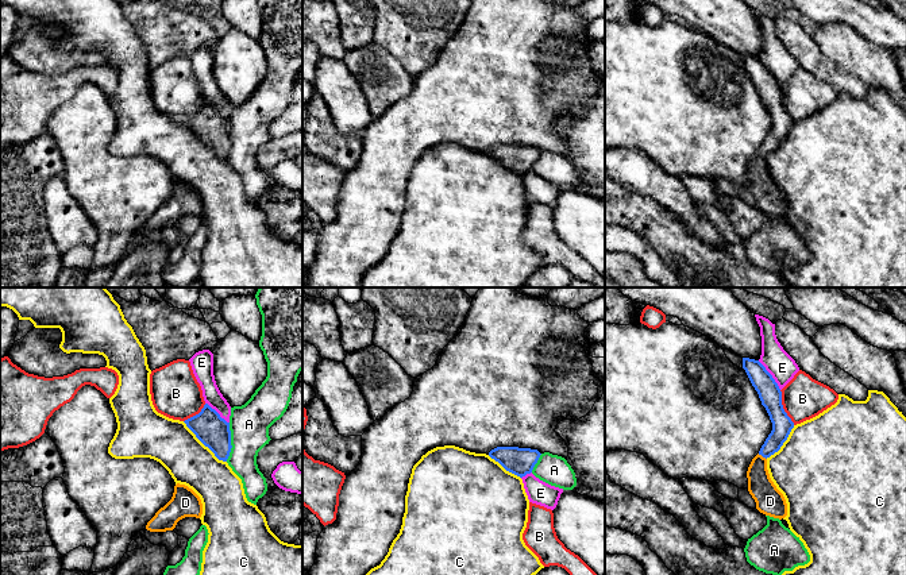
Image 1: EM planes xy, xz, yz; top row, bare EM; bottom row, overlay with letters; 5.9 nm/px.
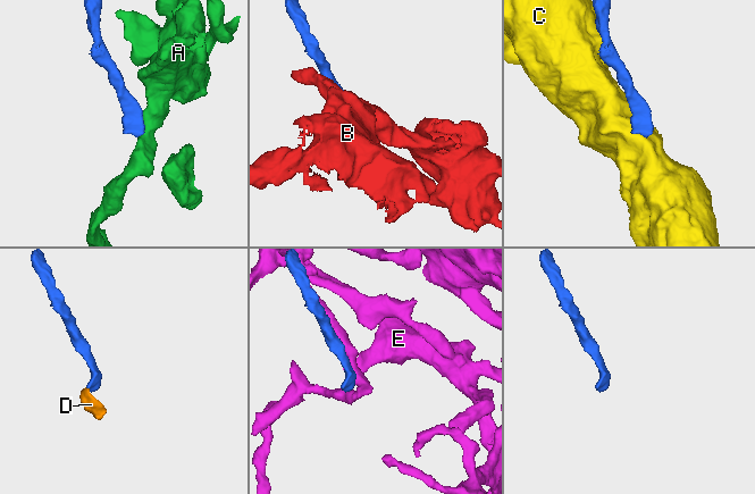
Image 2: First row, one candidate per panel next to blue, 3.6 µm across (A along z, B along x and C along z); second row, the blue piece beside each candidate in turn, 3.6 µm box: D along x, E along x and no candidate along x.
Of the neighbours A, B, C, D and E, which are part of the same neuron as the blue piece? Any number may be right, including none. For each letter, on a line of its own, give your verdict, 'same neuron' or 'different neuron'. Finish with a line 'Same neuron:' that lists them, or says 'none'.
A: different neuron
B: different neuron
C: different neuron
D: same neuron
E: different neuron
Same neuron: D

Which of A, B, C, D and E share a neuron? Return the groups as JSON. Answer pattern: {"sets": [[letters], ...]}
{"sets": [["A"], ["B"], ["C"], ["D"], ["E"]]}

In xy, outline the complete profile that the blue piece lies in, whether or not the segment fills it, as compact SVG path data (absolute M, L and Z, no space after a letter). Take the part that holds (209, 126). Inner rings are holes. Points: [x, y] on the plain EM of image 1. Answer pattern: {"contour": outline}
{"contour": "M205 101L198 112L184 120L219 158L227 159L232 146L230 120L215 107Z"}

